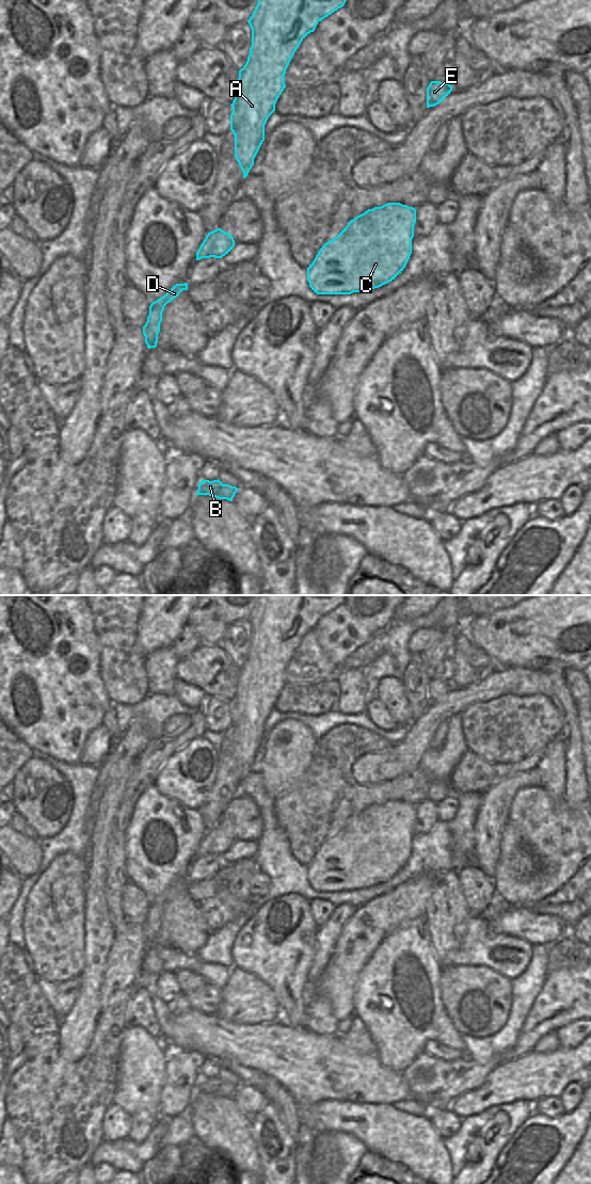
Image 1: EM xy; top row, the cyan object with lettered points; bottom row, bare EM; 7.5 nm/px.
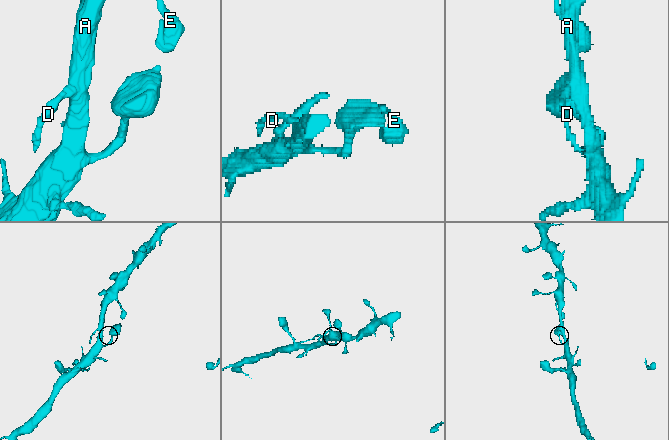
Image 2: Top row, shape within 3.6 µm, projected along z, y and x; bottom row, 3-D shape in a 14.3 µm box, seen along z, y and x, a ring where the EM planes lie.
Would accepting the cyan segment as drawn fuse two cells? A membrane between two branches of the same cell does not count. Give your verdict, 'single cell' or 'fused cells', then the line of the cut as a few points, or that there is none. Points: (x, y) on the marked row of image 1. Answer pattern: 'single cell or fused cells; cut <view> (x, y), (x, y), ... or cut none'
single cell; cut none

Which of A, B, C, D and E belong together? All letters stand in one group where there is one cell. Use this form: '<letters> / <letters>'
A B C D E

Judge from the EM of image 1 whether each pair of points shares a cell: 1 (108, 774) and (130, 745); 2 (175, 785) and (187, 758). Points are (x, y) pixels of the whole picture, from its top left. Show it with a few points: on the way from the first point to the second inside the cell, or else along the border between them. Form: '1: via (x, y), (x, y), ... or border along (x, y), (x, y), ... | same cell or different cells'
1: via (113, 767), (127, 752) | same cell
2: via (177, 778), (179, 762) | same cell

